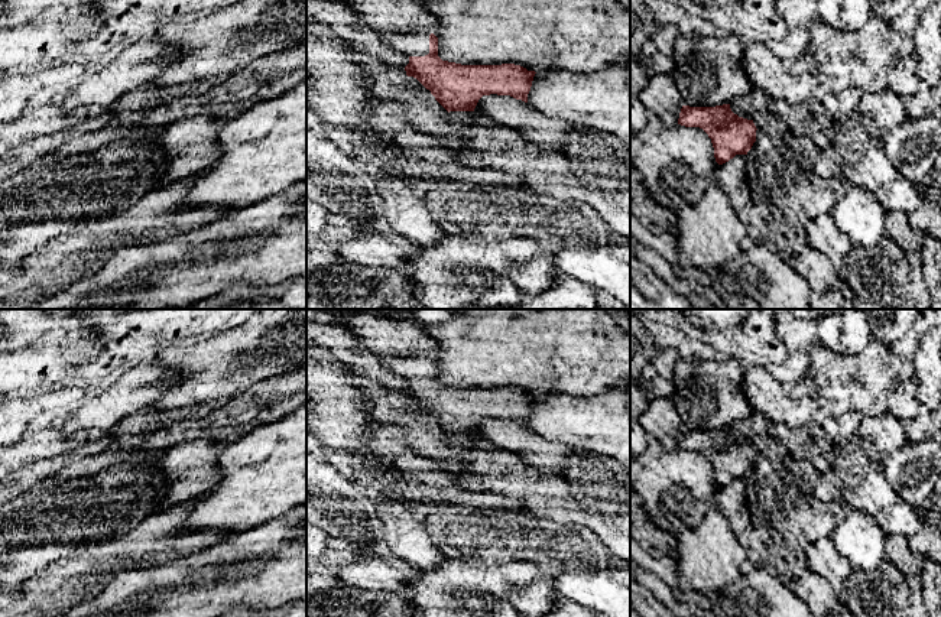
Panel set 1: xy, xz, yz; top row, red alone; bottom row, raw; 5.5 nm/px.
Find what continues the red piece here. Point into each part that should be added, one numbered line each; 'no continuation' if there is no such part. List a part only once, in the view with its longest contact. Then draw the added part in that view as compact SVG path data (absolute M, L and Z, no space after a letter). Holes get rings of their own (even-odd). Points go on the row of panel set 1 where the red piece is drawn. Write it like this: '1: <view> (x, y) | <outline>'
1: xz (412, 45) | M379 33L379 40L408 56L425 56L429 53L429 35Z

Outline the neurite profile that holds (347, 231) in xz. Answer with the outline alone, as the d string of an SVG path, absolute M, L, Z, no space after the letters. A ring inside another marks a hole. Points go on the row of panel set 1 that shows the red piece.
M331 217L328 218L328 227L335 228L337 231L341 233L341 241L357 238L366 234L366 230L363 225L335 225L331 221Z

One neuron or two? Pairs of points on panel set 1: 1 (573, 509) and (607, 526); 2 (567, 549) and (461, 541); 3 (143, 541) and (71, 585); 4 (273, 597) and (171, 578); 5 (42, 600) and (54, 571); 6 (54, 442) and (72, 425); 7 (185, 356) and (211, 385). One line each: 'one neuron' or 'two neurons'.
1: one neuron
2: one neuron
3: one neuron
4: one neuron
5: one neuron
6: two neurons
7: one neuron

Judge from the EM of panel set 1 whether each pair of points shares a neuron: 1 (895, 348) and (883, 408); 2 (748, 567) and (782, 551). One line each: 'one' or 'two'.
1: one
2: one

